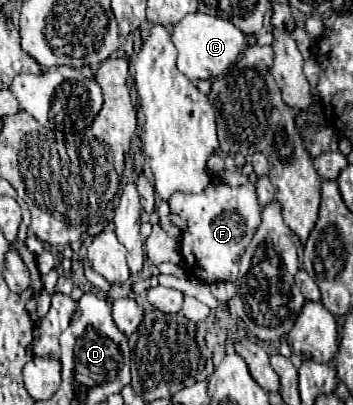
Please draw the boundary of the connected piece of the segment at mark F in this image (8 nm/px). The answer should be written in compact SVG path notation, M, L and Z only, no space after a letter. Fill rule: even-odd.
M213 177L203 193L173 193L169 207L171 213L177 213L187 223L179 241L185 271L205 283L215 283L221 279L237 281L239 259L261 223L261 209L253 183L233 187Z

